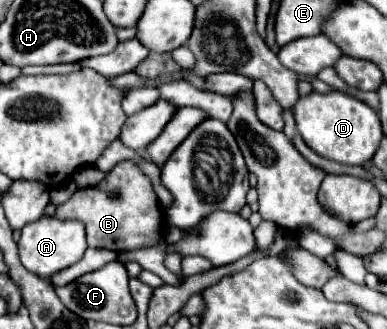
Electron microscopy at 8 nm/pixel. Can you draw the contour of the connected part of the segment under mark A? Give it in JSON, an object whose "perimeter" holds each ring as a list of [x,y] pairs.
{"perimeter":[[[40,217],[38,221],[22,227],[18,249],[20,249],[20,261],[30,273],[50,279],[54,273],[82,259],[84,251],[88,249],[84,237],[84,225],[80,221],[58,221],[56,217]]]}

